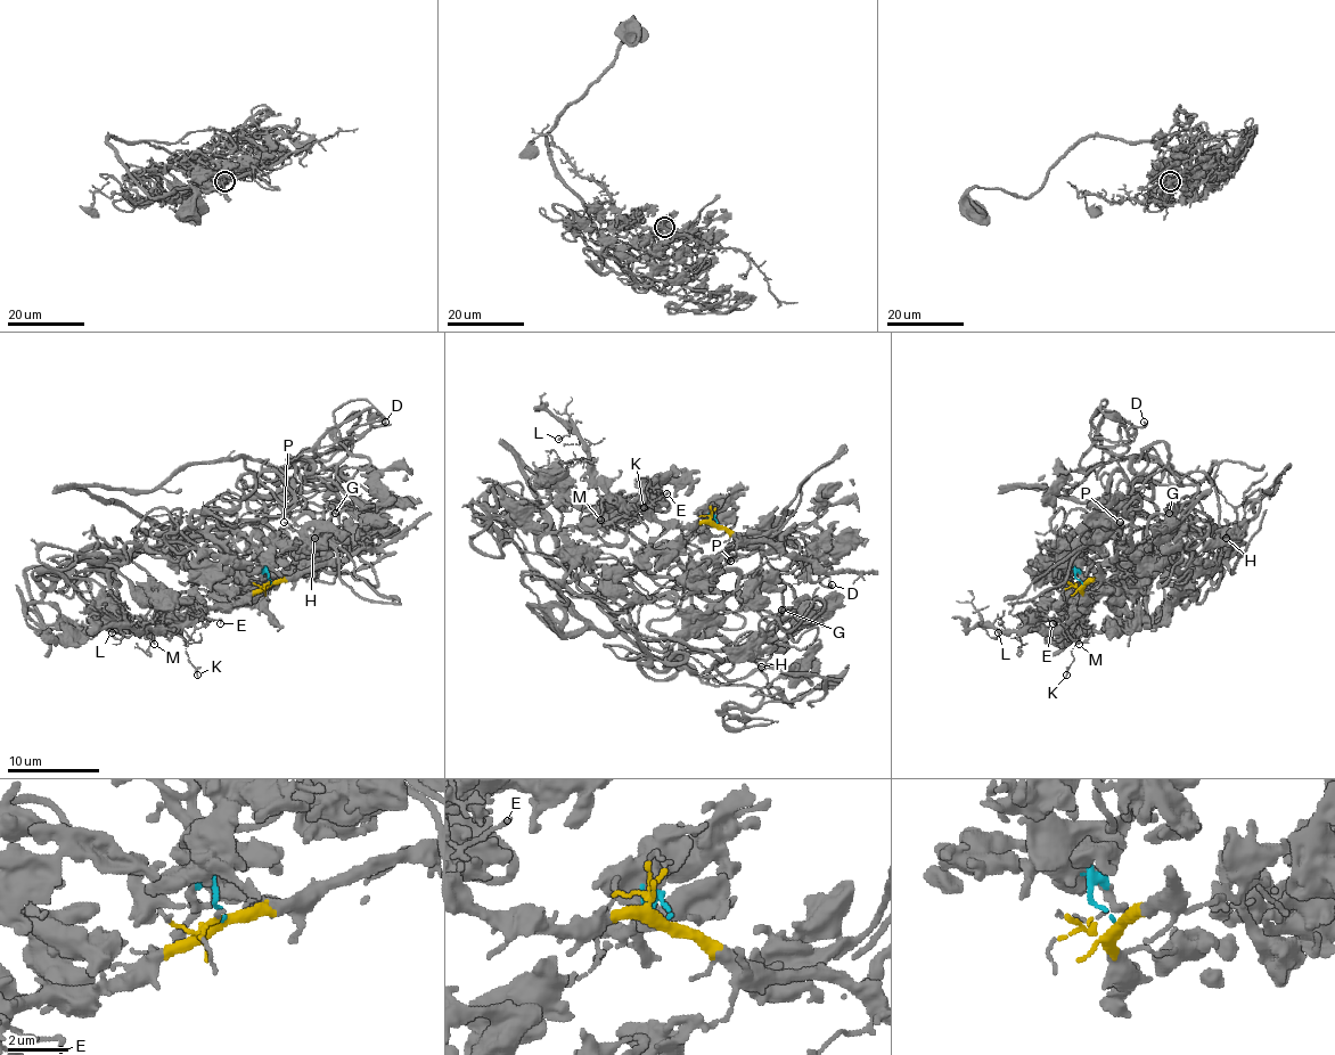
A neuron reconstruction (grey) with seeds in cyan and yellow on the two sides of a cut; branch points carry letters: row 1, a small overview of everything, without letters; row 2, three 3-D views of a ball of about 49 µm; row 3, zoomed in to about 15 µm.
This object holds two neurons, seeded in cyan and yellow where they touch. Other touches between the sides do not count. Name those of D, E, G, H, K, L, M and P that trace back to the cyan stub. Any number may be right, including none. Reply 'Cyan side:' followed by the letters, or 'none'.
Cyan side: D, G, H, P

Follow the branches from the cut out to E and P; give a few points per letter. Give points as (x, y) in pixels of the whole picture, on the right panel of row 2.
E: (1082, 583), (1082, 608), (1067, 624), (1051, 622)
P: (1082, 583), (1075, 564), (1087, 541), (1105, 514), (1130, 518), (1135, 497), (1119, 503), (1119, 523)

